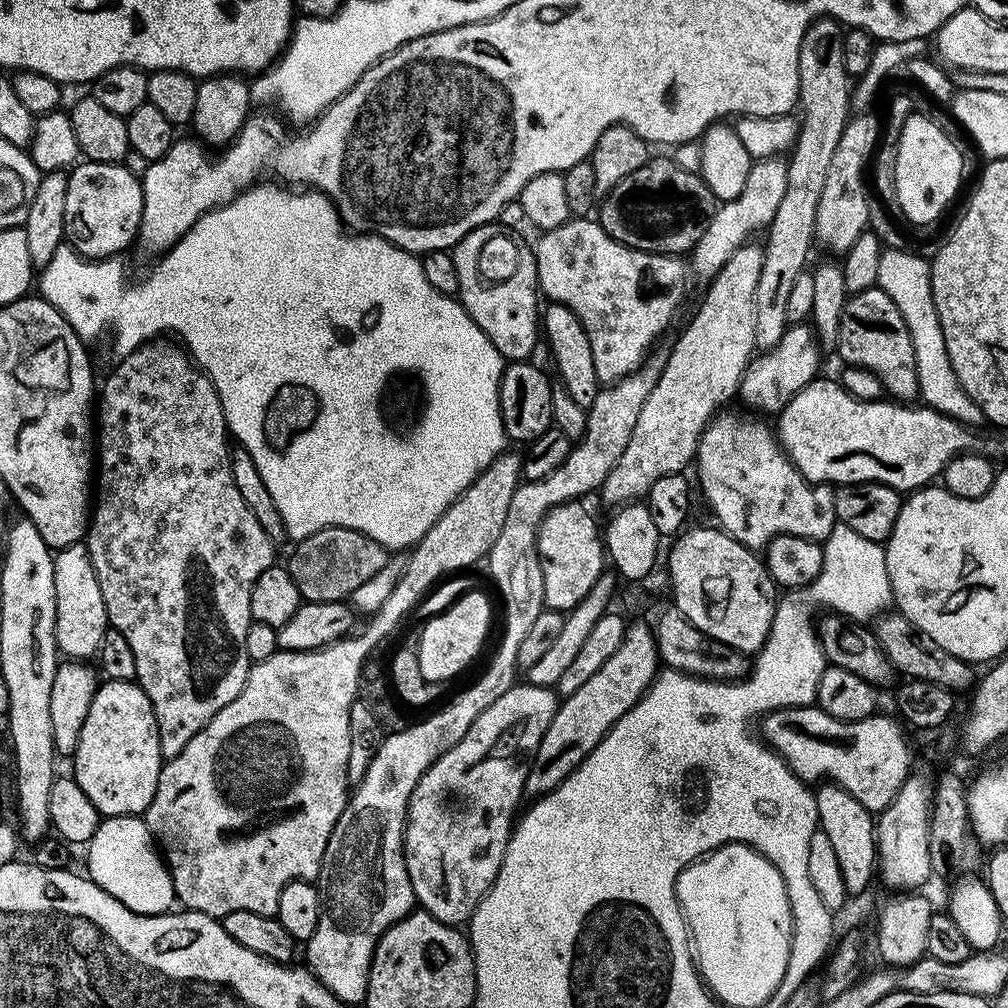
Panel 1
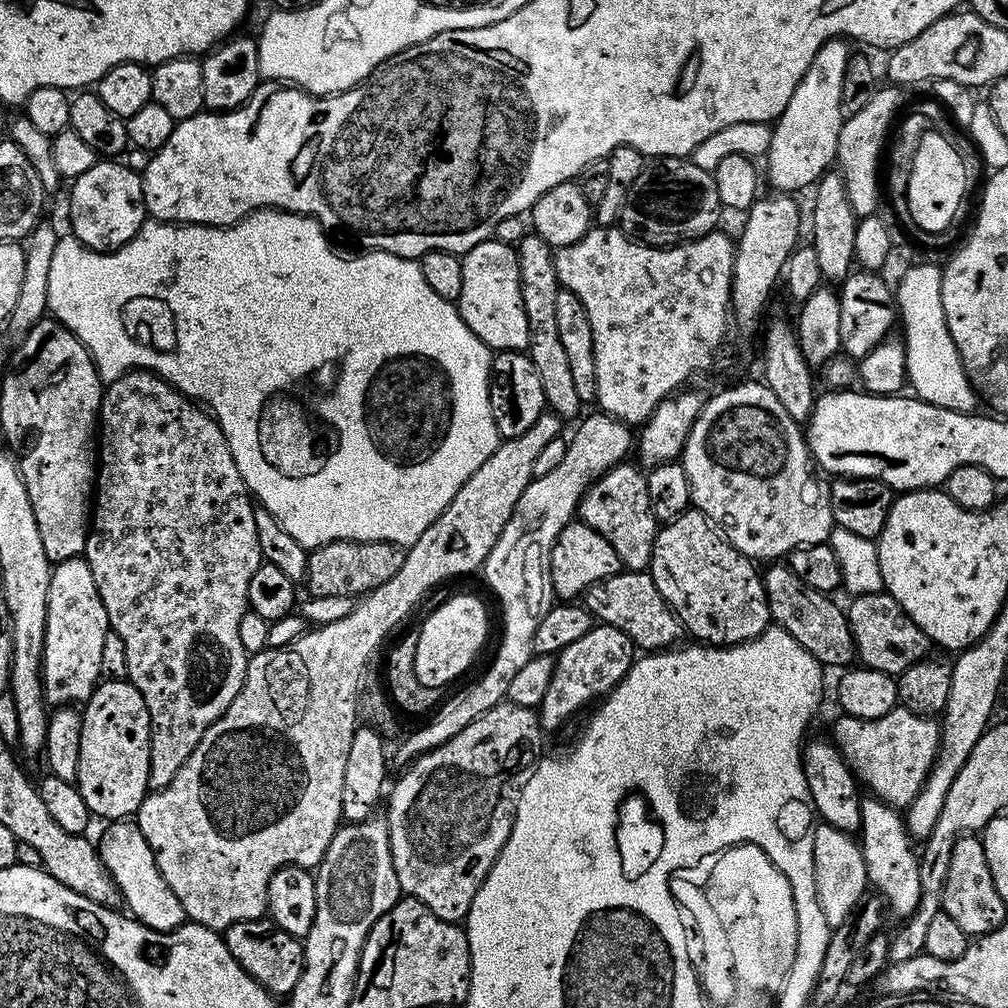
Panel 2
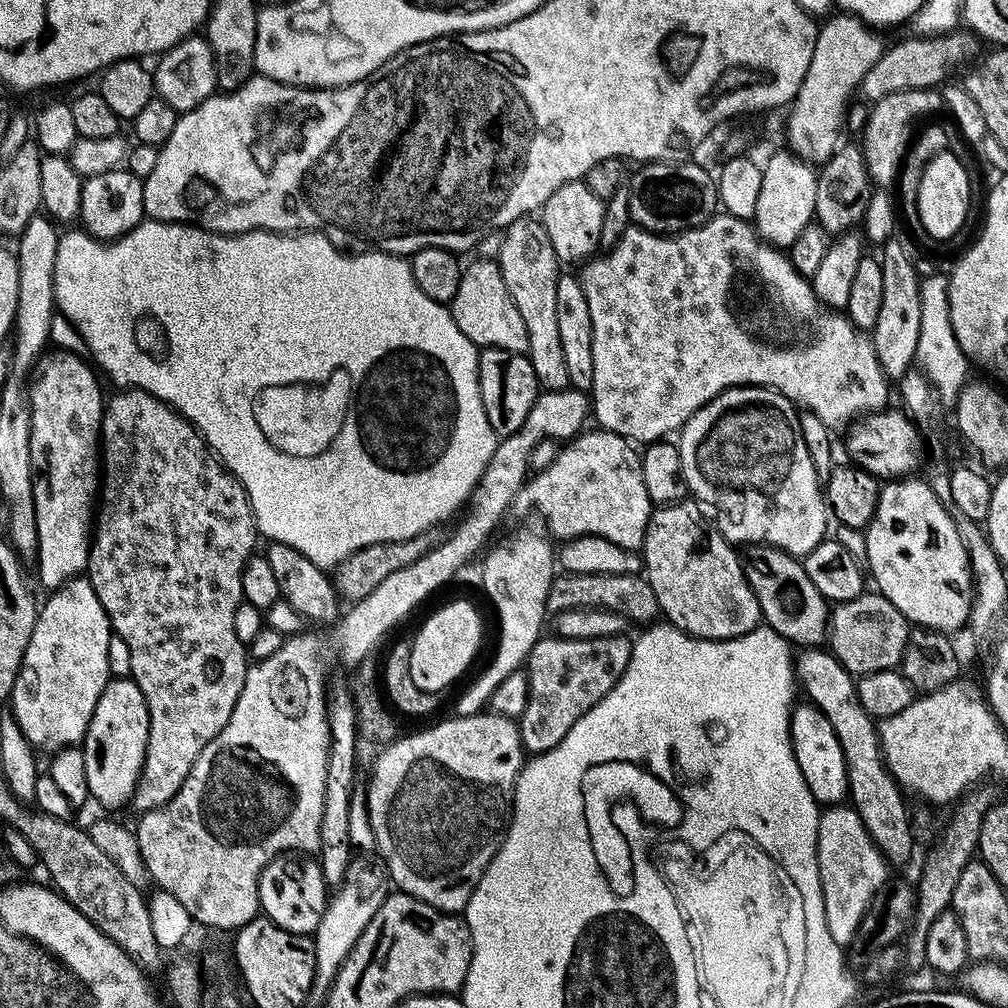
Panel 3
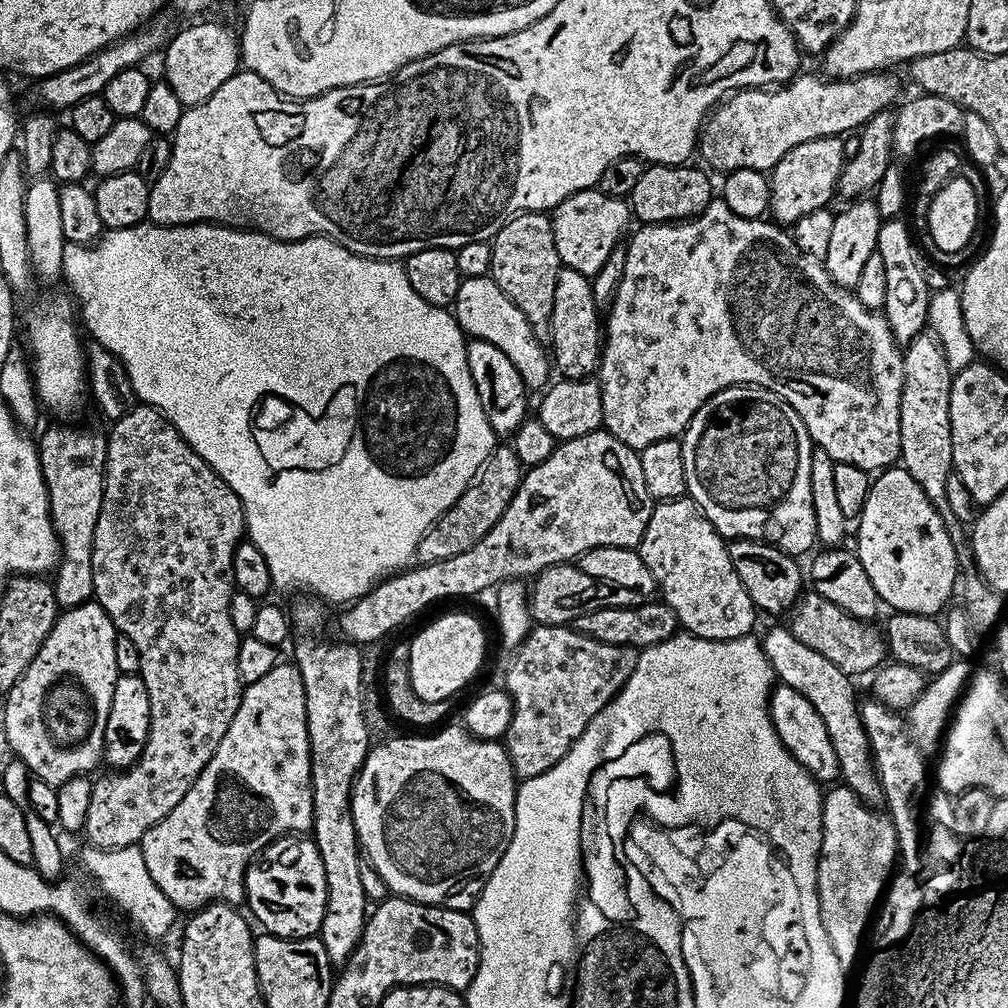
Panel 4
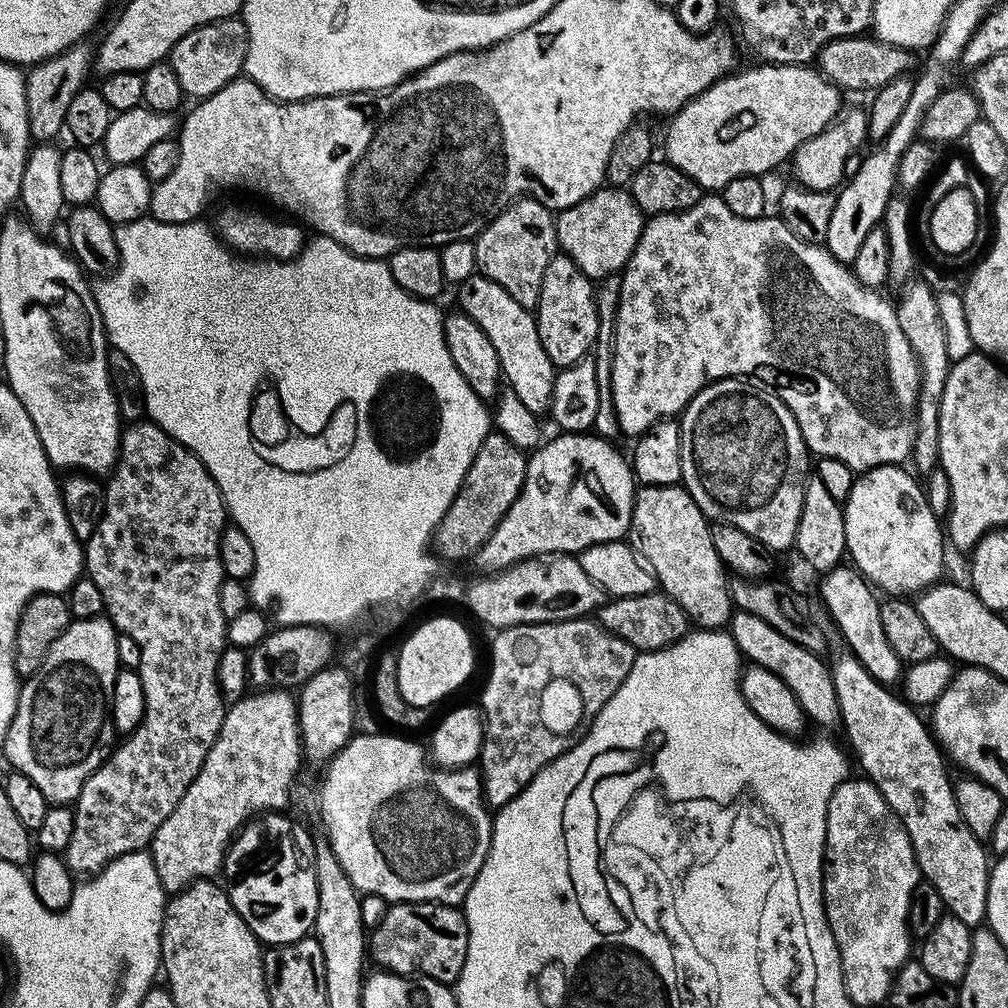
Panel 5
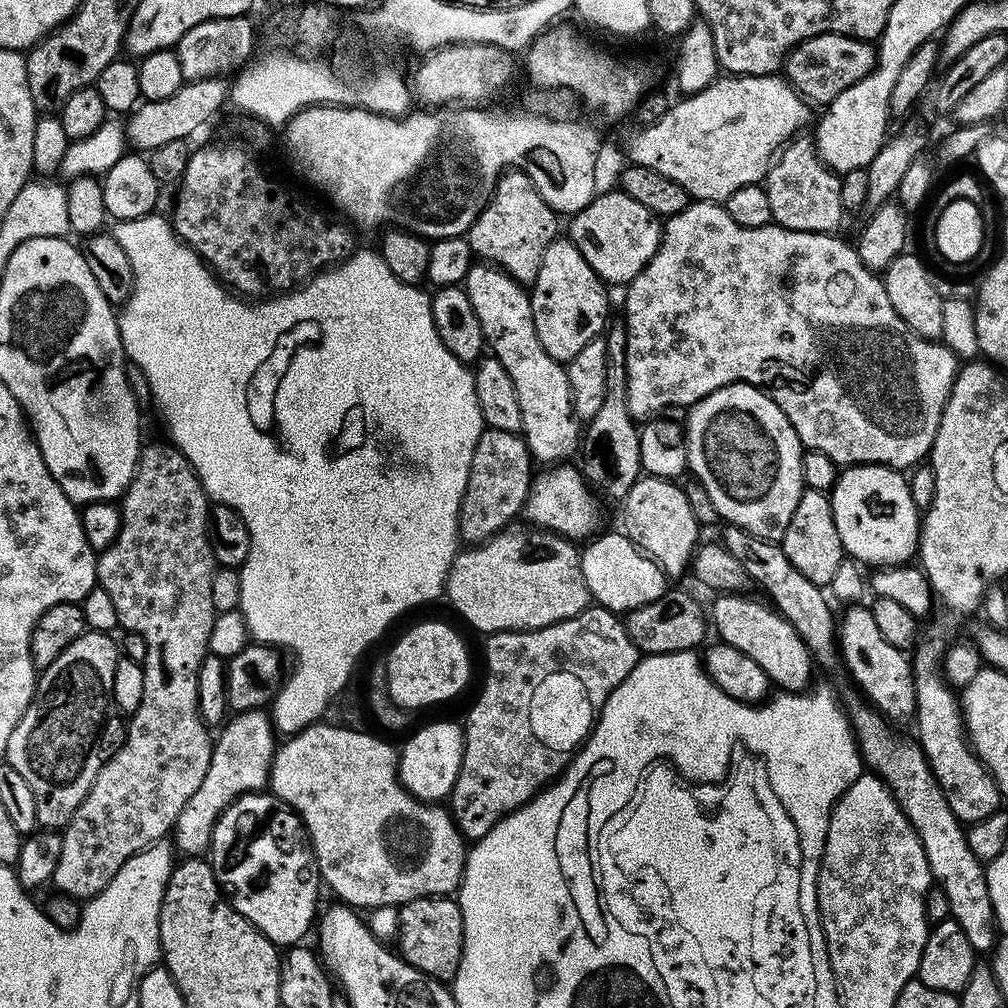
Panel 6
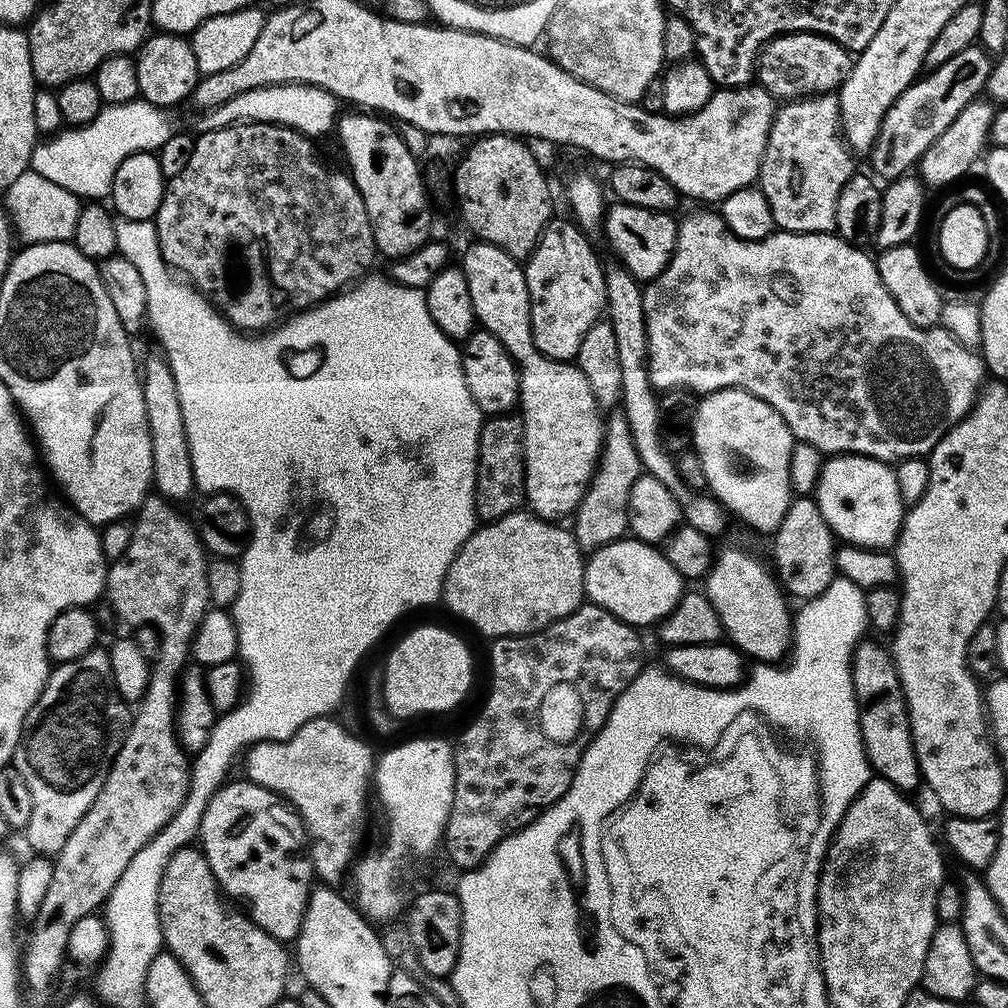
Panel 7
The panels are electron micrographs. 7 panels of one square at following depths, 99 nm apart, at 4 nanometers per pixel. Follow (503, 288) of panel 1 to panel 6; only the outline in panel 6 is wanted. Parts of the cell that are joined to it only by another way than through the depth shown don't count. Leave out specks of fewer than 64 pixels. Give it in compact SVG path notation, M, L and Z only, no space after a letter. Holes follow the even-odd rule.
M476 262L466 274L463 288L482 322L485 345L491 355L506 366L506 374L514 378L514 394L518 394L518 406L522 406L522 435L528 442L533 461L552 466L577 455L582 444L582 424L572 410L572 395L568 385L565 365L550 358L538 342L538 330L534 330L532 297L525 285L510 278L498 267L488 262Z

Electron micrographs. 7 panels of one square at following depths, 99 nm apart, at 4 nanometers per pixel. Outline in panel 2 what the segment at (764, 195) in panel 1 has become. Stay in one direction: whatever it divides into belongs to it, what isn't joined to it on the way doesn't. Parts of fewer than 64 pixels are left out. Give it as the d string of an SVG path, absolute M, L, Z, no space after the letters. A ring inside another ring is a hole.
M833 38L818 50L814 62L798 82L786 110L772 128L770 146L766 153L768 180L780 194L796 194L799 188L815 185L816 181L833 167L838 146L840 127L844 125L845 113L840 113L840 99L846 85L843 75L850 57L850 49L843 39Z

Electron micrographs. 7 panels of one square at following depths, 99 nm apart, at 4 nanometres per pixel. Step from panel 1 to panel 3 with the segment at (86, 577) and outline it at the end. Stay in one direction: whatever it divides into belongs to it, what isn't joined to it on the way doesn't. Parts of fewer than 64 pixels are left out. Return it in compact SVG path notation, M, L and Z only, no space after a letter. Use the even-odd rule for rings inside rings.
M87 578L68 580L49 596L52 597L45 604L43 601L39 605L34 634L30 634L30 642L26 646L26 654L10 697L10 711L22 734L26 734L33 749L40 751L41 748L45 754L58 752L65 746L79 745L83 741L94 714L94 706L98 706L98 698L102 698L102 690L110 679L106 649L114 635L106 610L102 610L102 602L98 602L98 594L94 594L94 586Z

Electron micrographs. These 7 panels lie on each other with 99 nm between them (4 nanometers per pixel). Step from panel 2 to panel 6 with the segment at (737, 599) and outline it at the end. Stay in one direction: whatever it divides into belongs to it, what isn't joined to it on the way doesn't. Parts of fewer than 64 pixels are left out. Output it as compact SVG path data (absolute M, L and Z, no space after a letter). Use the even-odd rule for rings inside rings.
M641 475L624 495L622 507L624 535L664 571L665 577L672 578L689 571L690 561L702 540L702 527L696 521L690 502L679 483L657 476Z

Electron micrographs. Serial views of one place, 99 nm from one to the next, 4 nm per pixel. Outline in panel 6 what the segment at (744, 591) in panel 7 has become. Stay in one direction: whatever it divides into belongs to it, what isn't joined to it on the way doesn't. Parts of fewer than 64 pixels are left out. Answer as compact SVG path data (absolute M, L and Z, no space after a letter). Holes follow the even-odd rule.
M720 594L710 604L710 620L723 643L734 646L734 650L742 650L742 654L754 658L762 670L766 670L769 681L776 684L777 689L797 694L805 691L813 683L812 668L814 657L802 642L798 630L780 615L771 603L763 599L755 600L752 594Z

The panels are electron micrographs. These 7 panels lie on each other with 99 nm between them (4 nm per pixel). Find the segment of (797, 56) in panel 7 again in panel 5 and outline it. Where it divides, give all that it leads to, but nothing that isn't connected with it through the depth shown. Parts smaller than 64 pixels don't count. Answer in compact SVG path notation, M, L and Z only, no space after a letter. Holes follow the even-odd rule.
M867 35L843 36L841 40L831 40L820 51L818 70L830 83L837 88L848 92L865 92L871 94L876 89L886 86L886 82L894 82L894 78L907 76L913 70L913 53L906 48L899 48L893 44L884 44ZM848 91L848 92L847 92Z

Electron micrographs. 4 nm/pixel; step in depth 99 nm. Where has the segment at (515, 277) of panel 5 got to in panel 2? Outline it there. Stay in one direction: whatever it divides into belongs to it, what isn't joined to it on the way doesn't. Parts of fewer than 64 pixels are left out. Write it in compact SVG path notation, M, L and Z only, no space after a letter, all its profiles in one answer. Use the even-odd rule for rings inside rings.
M529 234L518 241L516 253L520 259L522 306L526 310L526 330L528 331L526 355L534 362L534 370L538 370L545 405L555 412L561 421L568 422L572 419L575 421L581 415L582 401L578 398L578 390L574 386L574 377L570 371L570 362L560 341L556 325L556 299L562 289L552 261L554 250L541 236Z

